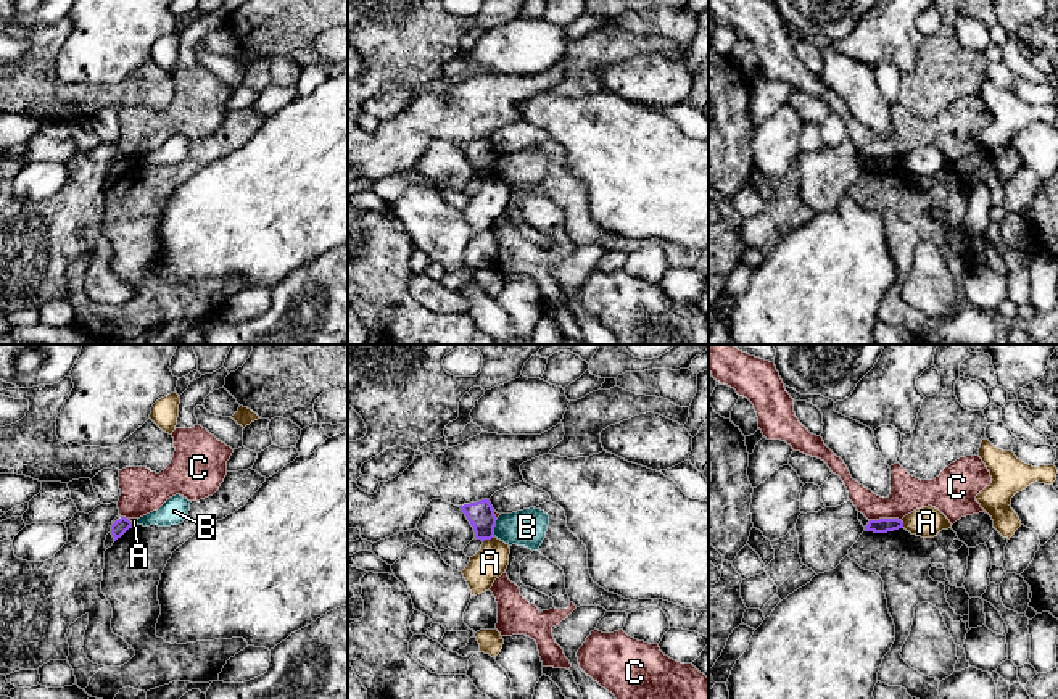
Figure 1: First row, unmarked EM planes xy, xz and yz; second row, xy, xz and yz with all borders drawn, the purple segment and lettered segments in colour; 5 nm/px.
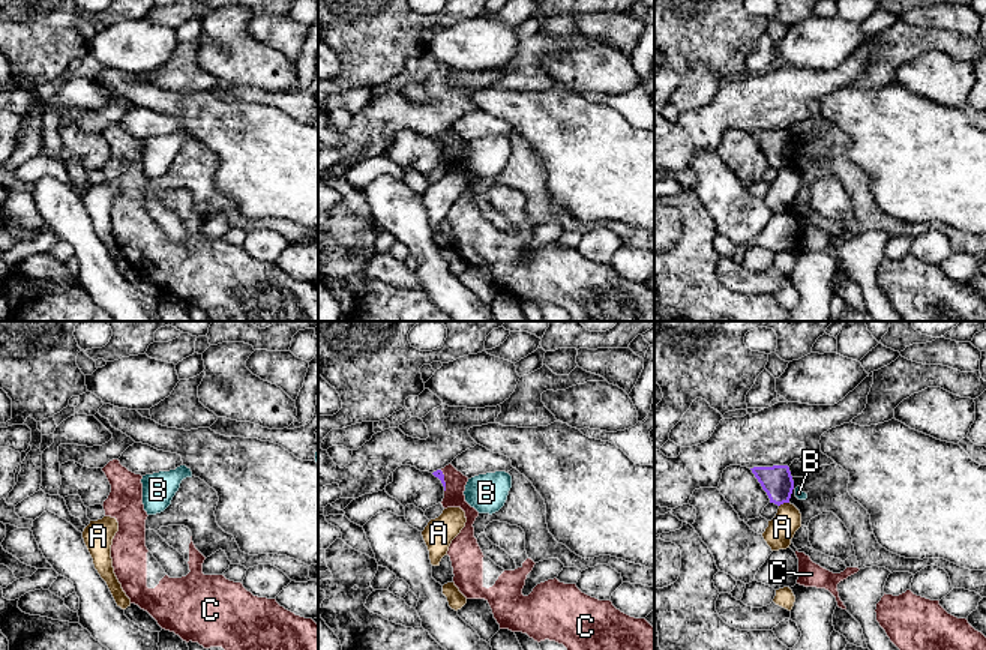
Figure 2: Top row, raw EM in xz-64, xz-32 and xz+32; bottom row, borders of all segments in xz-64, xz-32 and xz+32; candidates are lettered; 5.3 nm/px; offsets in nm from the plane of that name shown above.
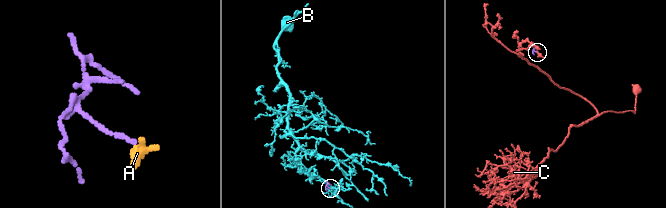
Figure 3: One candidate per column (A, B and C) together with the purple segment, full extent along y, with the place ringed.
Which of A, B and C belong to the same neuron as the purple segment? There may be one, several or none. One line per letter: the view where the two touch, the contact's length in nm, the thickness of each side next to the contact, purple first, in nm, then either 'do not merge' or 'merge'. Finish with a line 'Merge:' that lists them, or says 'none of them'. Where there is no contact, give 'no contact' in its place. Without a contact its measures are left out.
A: xz | 60 nm | 140/170 nm | do not merge
B: xz | 90 nm | 140/180 nm | do not merge
C: yz | 160 nm | 80/180 nm | do not merge
Merge: none of them

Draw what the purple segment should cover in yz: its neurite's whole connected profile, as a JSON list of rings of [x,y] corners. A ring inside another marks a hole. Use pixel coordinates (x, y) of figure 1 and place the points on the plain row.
[[[899,158],[870,159],[868,164],[865,166],[866,171],[874,171],[874,172],[887,172],[899,168],[903,168],[903,161]]]

